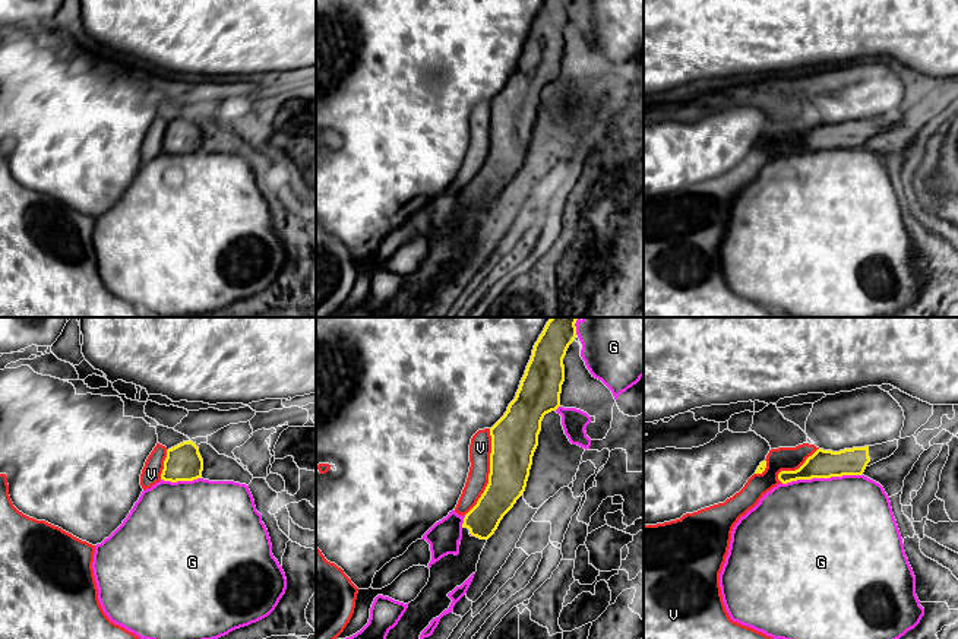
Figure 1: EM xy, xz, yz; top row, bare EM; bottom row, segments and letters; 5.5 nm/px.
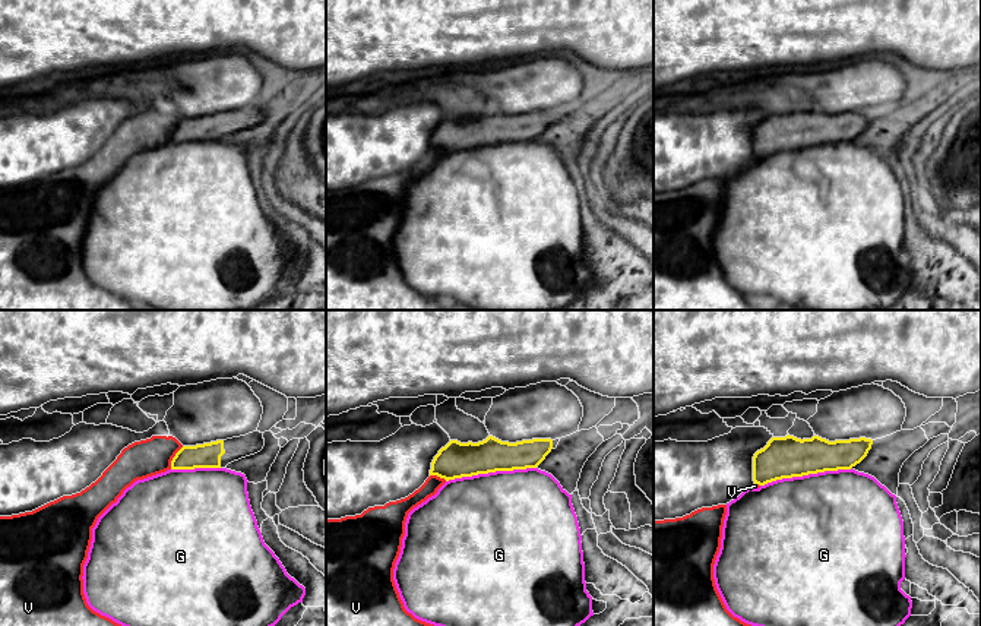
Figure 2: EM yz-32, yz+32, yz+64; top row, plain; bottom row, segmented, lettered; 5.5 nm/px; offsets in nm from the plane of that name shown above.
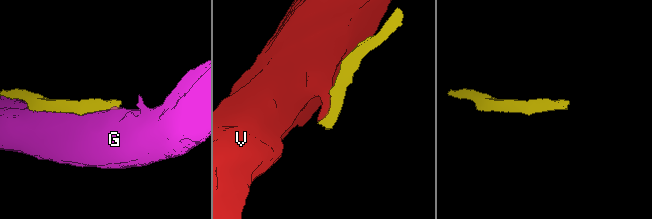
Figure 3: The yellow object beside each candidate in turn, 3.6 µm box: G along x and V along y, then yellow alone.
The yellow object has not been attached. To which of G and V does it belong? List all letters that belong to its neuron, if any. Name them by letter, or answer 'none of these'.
none of these

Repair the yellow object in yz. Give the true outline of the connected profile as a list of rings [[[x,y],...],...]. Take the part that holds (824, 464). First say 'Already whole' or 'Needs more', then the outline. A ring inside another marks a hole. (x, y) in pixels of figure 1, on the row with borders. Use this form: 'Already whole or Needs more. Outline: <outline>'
Needs more. Outline: [[[898,440],[840,452],[818,449],[799,469],[781,471],[778,480],[787,484],[797,480],[861,475],[867,466],[889,458],[897,449]]]

